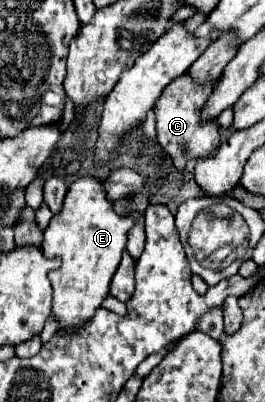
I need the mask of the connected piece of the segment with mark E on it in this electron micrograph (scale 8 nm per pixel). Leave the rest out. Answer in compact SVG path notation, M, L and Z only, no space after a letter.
M83 177L71 185L71 189L65 195L63 209L59 215L55 215L49 223L49 227L43 233L43 255L47 259L61 259L61 267L57 271L49 273L51 285L53 285L53 313L51 317L57 321L57 333L75 333L83 325L91 321L95 315L95 309L101 307L109 293L109 281L115 275L115 269L119 267L121 253L125 251L127 243L127 231L131 229L135 221L131 217L121 217L113 211L111 201L103 193L103 183L93 177Z

